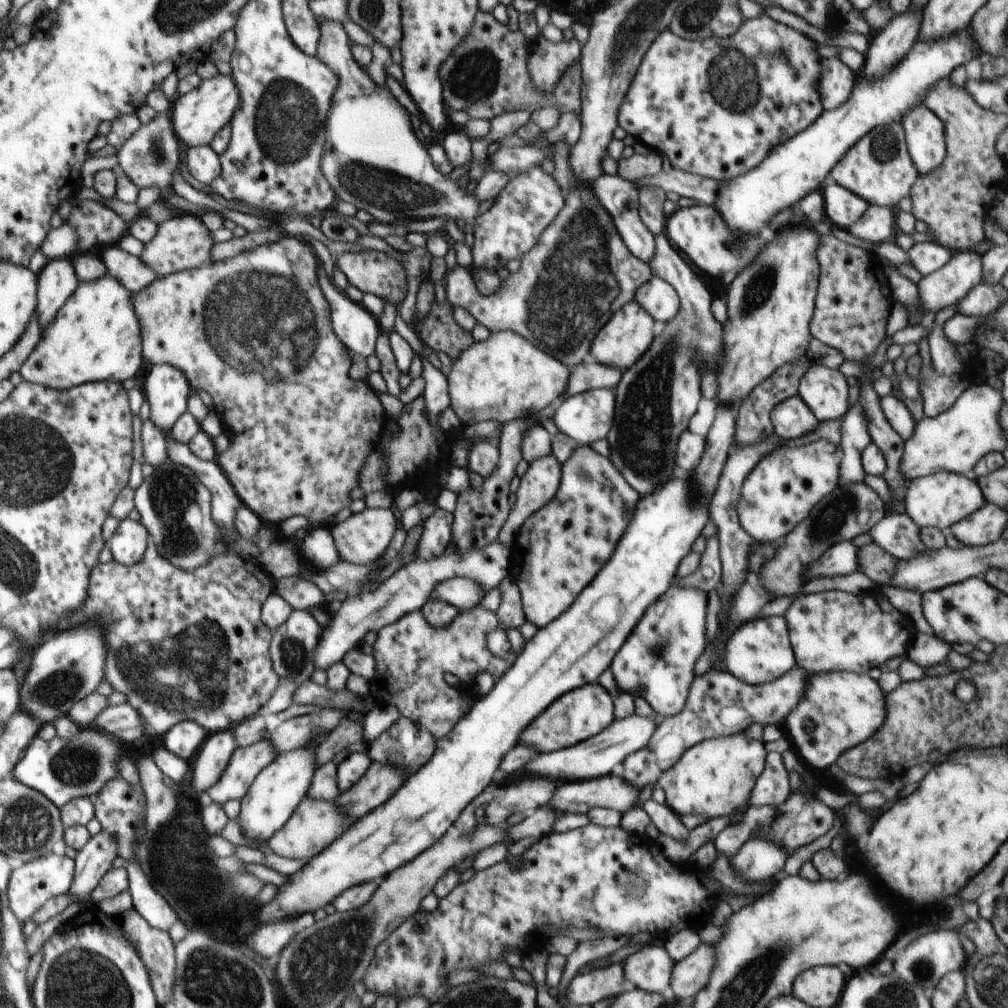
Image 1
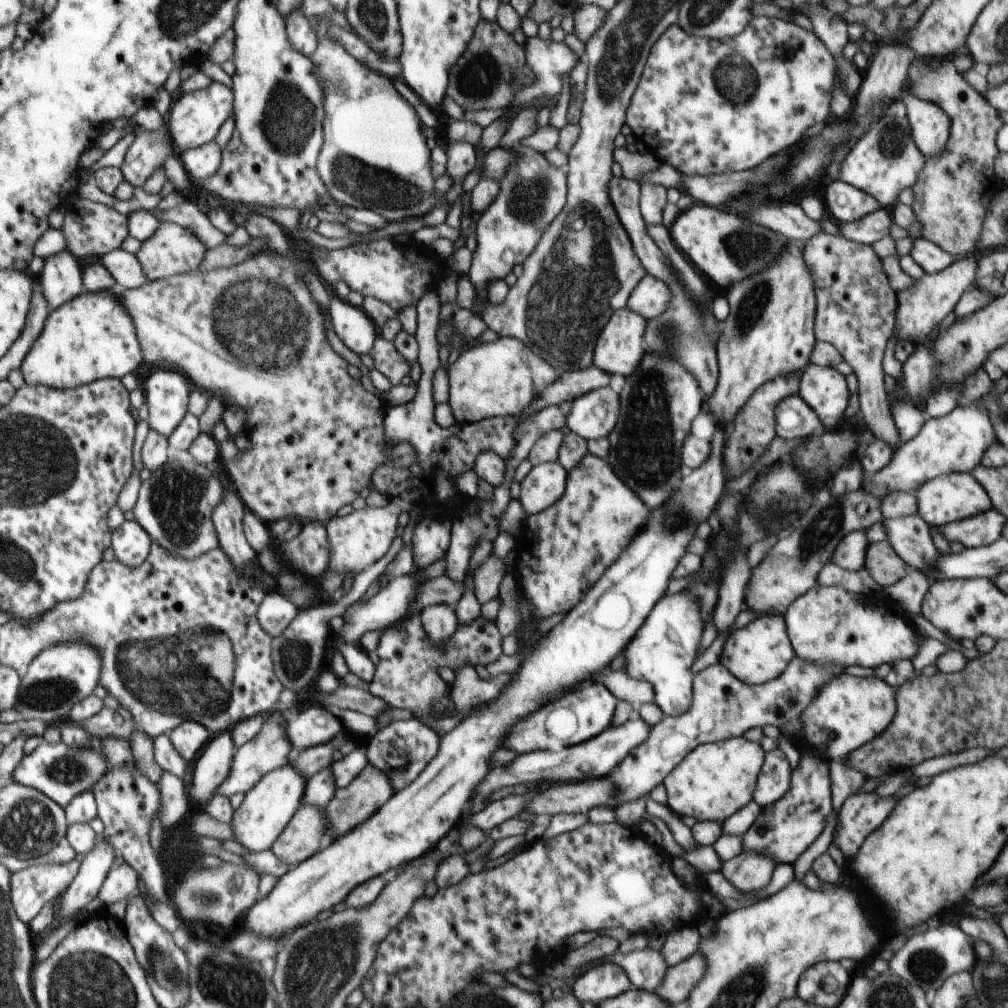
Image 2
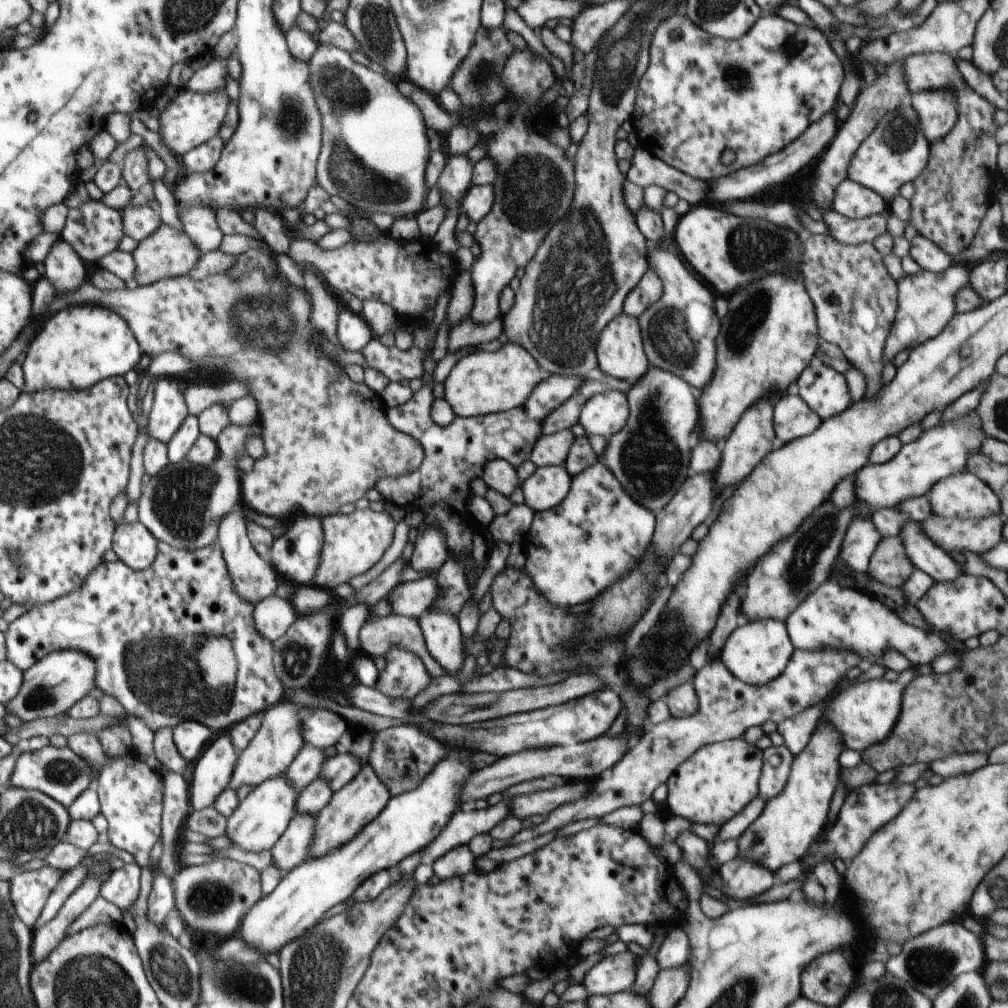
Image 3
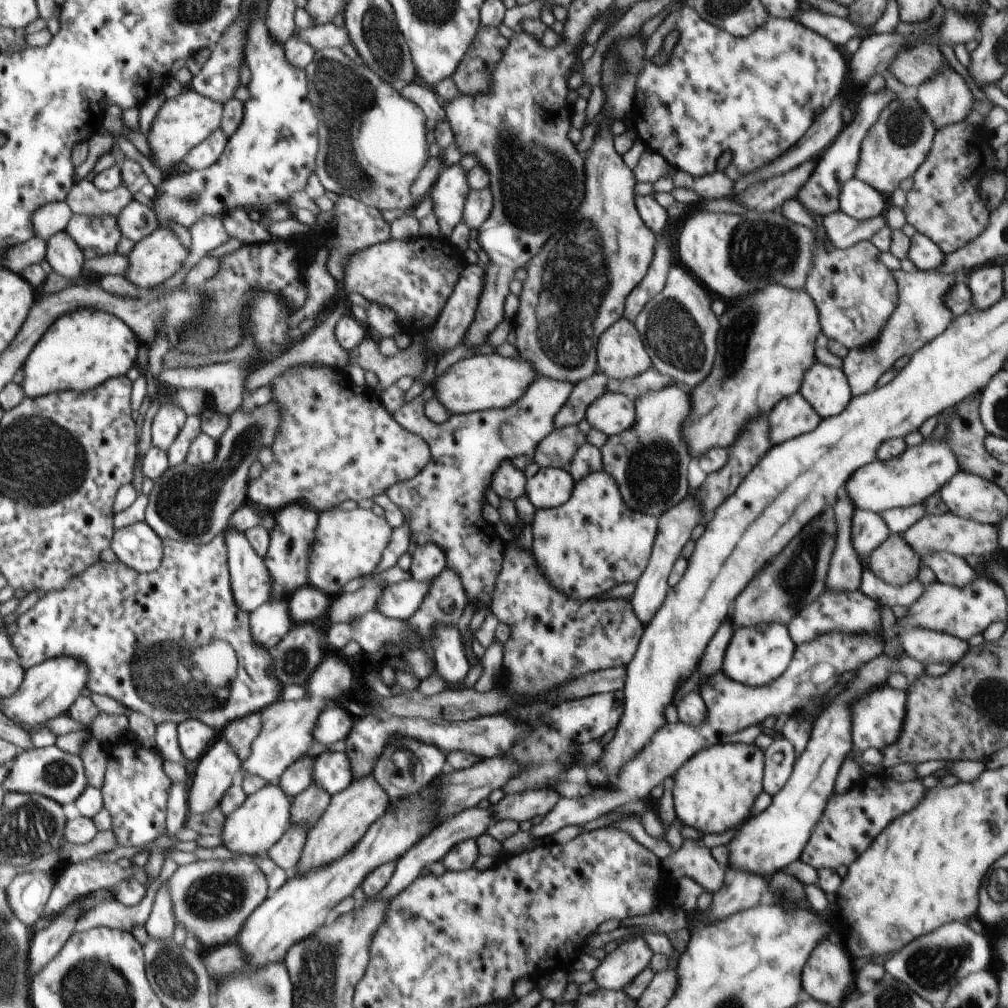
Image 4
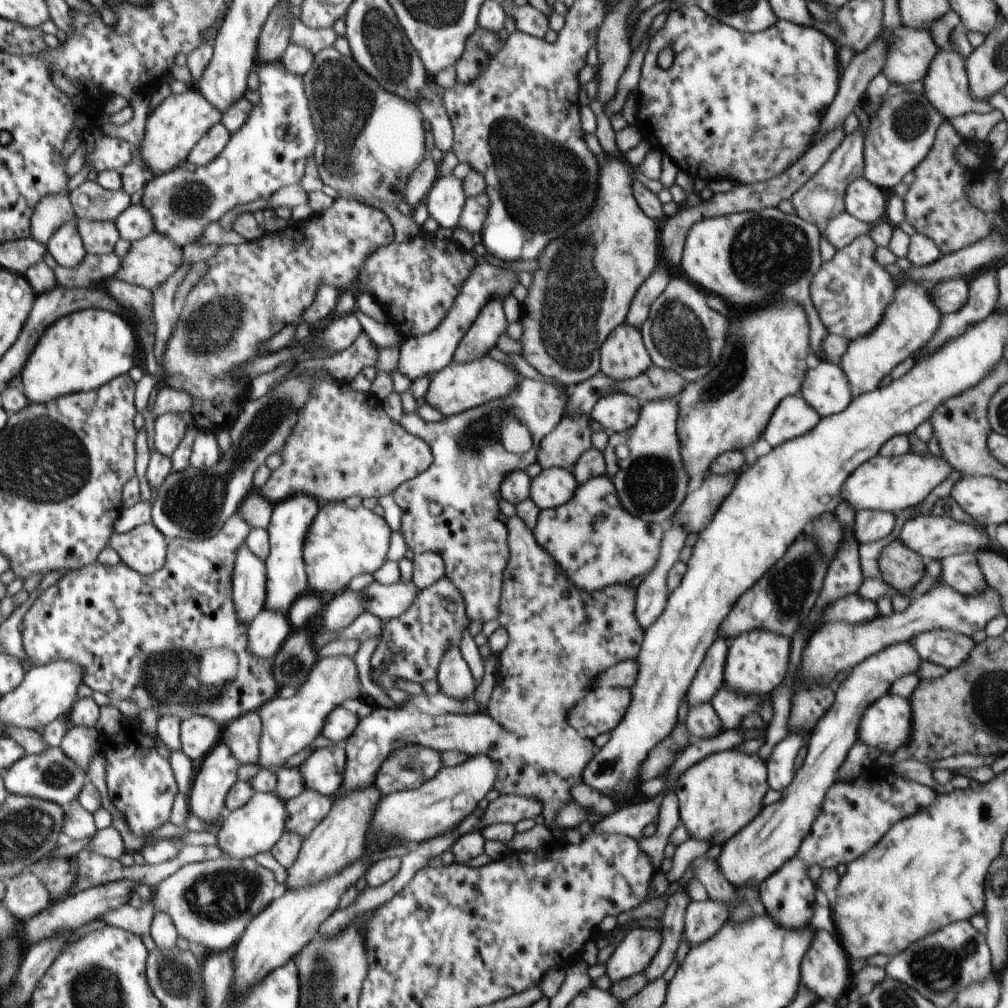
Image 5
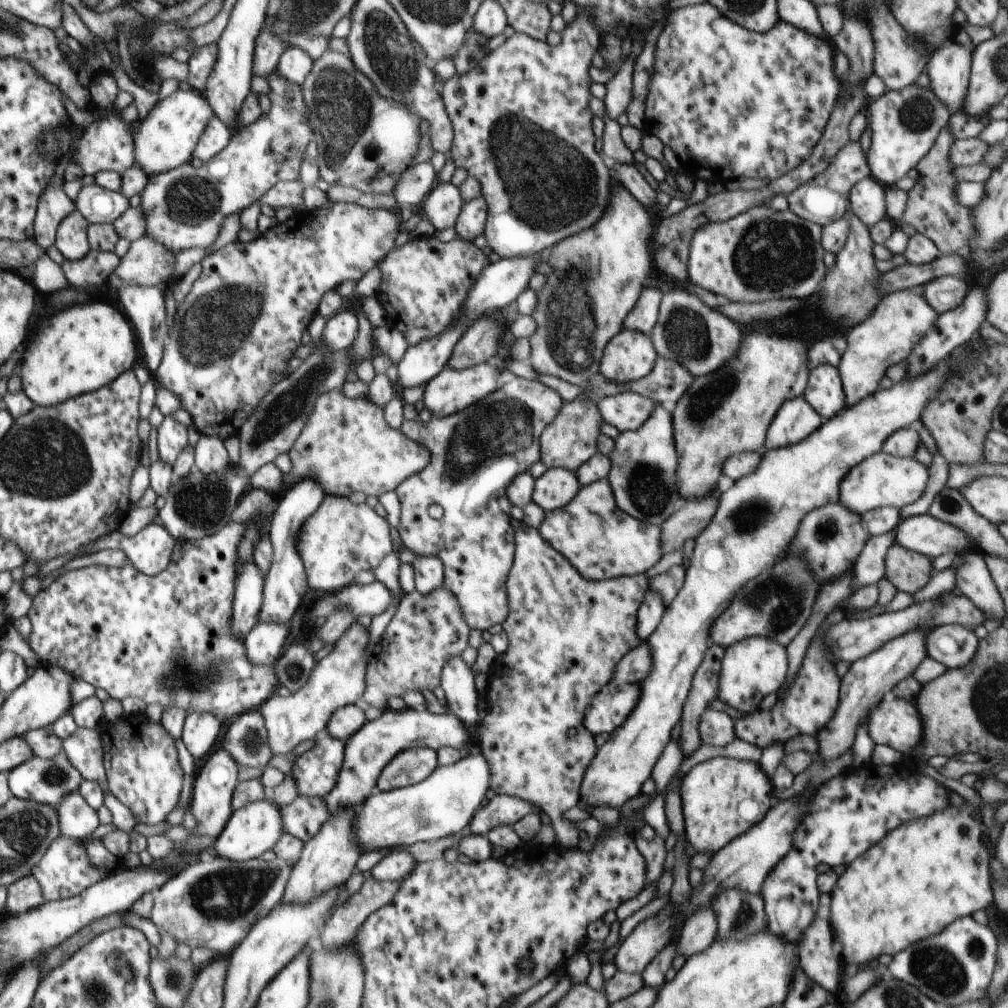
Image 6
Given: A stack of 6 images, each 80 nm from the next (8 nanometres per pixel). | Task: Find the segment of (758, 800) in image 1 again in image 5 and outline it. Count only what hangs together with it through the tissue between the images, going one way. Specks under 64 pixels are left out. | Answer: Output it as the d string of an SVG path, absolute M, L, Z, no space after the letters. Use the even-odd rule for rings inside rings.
M796 733L786 735L772 751L767 764L767 779L770 788L783 792L793 781L796 755L805 744L805 740Z

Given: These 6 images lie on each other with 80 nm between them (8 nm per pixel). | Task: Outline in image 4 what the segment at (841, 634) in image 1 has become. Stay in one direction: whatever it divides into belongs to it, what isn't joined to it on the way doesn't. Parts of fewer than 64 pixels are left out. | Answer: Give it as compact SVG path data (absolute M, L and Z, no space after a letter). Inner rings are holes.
M826 590L810 606L799 612L798 616L787 624L787 629L796 645L811 641L814 637L826 633L828 630L830 632L836 630L836 632L856 634L860 634L860 632L881 632L881 610L881 605L868 596L864 598L861 590L839 593ZM908 629L898 632L903 650L923 665L956 665L970 648L967 640L937 630Z

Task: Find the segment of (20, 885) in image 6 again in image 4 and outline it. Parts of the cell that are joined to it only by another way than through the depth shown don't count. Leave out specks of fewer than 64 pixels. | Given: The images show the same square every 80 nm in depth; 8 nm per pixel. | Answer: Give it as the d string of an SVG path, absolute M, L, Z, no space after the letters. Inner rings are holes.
M52 873L16 875L5 888L8 904L16 918L27 927L45 914L45 908L55 885Z

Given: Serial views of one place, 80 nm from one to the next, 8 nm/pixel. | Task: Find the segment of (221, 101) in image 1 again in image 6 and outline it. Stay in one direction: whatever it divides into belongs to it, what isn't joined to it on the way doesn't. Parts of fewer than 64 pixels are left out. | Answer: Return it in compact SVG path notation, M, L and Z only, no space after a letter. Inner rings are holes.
M178 89L170 94L168 97L160 99L153 107L150 112L143 118L135 133L133 133L134 143L134 158L136 164L142 167L142 170L148 175L157 175L184 163L190 163L193 156L194 149L208 124L208 121L214 116L212 107L209 102L205 99L202 92L196 89L190 89L182 91Z

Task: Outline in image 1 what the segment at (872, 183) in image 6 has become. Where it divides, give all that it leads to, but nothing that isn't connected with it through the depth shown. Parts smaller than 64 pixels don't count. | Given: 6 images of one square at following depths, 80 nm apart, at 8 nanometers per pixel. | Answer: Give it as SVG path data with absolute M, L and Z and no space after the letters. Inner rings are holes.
M830 176L824 180L822 188L825 218L836 228L848 230L854 222L858 222L866 208L871 206L864 198L854 196L850 190L838 186L836 182L830 182Z

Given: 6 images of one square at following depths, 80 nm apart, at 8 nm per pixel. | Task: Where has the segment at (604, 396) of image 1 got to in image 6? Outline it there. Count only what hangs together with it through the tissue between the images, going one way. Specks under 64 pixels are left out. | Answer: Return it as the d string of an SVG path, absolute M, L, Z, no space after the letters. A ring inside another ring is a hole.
M622 391L597 403L602 418L619 431L638 430L655 411L655 402L634 391Z

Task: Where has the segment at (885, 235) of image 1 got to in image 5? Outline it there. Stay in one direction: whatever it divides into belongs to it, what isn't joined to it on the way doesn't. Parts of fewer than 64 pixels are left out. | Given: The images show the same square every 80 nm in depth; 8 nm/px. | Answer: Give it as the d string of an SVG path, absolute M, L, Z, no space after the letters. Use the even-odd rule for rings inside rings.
M844 211L842 214L836 216L836 218L830 220L823 231L826 240L836 250L840 250L848 246L853 241L853 238L869 234L869 230L872 227Z

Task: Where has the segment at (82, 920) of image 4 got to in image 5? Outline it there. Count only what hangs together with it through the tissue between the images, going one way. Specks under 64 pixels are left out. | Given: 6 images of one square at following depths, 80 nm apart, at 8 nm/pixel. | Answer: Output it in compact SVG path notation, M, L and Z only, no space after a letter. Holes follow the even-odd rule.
M152 898L151 902L142 906L142 908L134 908L126 903L124 906L104 913L98 919L104 921L107 926L120 927L142 936L142 934L150 934L154 915Z

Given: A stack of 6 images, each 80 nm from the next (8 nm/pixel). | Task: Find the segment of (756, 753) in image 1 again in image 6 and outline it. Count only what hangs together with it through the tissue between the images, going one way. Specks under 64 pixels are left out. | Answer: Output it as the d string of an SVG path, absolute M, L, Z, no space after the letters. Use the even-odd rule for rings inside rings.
M712 758L694 766L679 786L685 820L685 839L693 854L713 855L728 845L730 840L750 830L755 824L748 824L748 820L761 821L771 809L772 790L770 781L759 763L734 758ZM742 802L744 808L740 808ZM750 802L752 806L756 806L754 810L750 808ZM722 818L728 824L722 824Z

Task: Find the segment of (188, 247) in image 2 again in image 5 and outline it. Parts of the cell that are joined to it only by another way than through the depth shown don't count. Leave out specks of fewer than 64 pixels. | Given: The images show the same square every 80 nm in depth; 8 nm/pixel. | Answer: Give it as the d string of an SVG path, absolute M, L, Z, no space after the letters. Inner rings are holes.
M152 232L144 238L131 242L127 254L114 278L155 291L167 278L182 269L183 249L176 246L167 236Z

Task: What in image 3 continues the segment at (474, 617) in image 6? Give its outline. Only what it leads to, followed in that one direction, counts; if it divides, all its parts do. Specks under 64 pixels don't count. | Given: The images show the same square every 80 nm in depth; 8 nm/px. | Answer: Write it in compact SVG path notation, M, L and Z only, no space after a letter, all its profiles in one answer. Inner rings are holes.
M433 347L427 351L425 358L424 368L425 376L422 378L424 385L420 390L415 392L402 406L395 406L387 409L387 417L390 424L396 430L409 434L414 437L422 450L425 452L423 463L418 467L418 470L410 474L399 476L396 478L384 477L381 478L376 484L375 489L388 501L393 502L395 505L402 507L404 510L417 511L421 510L424 514L423 521L417 523L417 529L426 531L430 525L434 529L439 529L444 535L447 549L449 550L449 558L452 556L454 559L461 559L465 566L465 575L467 576L467 584L475 585L479 580L479 568L474 565L472 559L472 542L474 542L475 532L482 531L482 528L470 517L467 509L470 498L474 496L470 482L474 482L475 478L481 478L485 464L492 459L507 459L511 464L516 465L521 460L528 460L531 455L531 450L535 445L536 440L543 434L543 420L563 402L566 402L576 389L585 381L578 377L567 377L562 375L551 374L548 378L540 381L530 393L527 401L523 405L516 408L501 412L490 413L478 417L454 417L448 426L440 426L430 417L430 408L432 402L435 400L431 388L437 382L431 382L432 377L436 375L438 362L433 362L431 359L431 352Z

